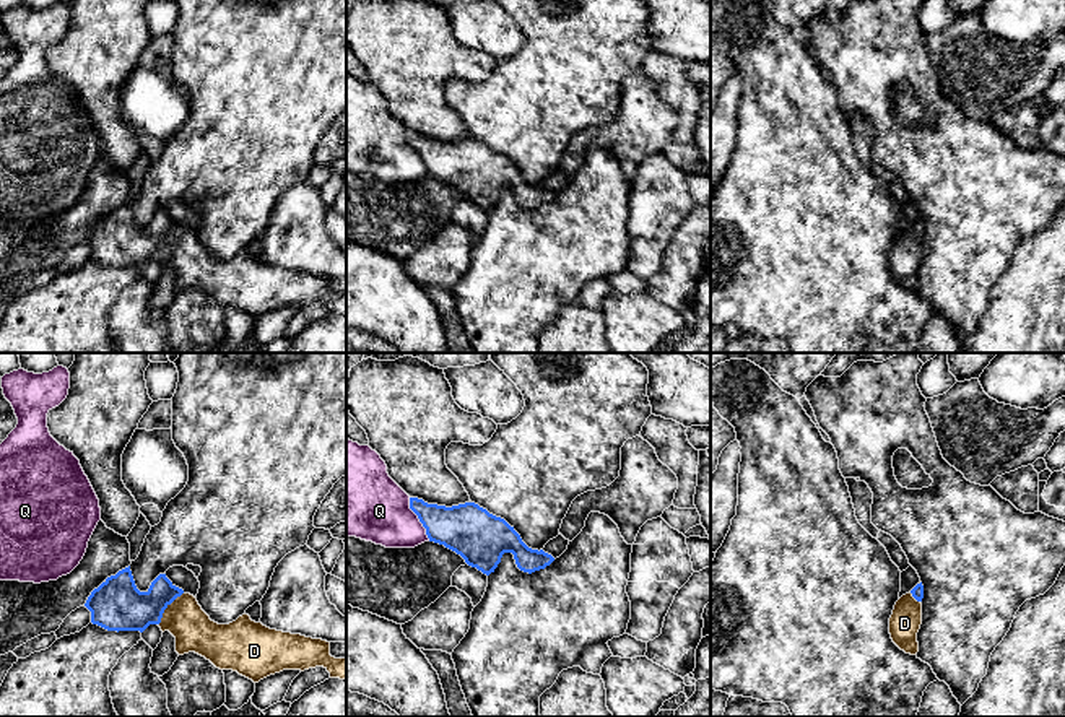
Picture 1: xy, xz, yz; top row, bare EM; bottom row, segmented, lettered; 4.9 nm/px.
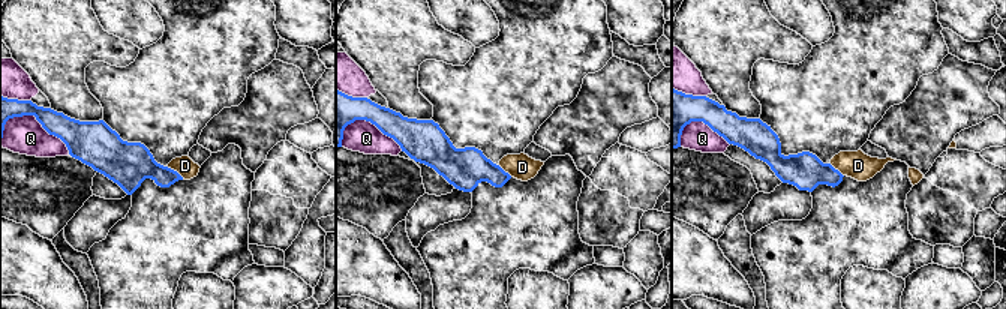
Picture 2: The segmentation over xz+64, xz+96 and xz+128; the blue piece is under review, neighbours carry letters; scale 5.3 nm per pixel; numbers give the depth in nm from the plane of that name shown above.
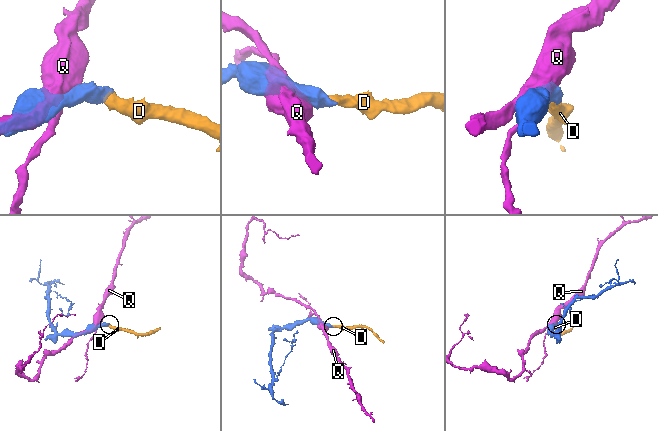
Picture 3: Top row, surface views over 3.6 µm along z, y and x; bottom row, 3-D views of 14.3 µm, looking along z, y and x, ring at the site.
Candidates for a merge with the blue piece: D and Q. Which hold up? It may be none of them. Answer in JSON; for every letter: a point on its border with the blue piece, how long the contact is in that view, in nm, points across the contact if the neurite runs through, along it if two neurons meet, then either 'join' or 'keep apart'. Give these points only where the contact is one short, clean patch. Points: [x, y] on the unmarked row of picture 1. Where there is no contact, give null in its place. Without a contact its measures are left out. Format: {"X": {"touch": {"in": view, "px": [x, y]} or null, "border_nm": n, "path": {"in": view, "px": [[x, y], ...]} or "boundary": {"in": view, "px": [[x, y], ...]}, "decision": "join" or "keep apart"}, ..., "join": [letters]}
{"D": {"touch": {"in": "xy", "px": [166, 243]}, "border_nm": 200, "path": {"in": "xy", "px": [[117, 241], [166, 243], [194, 267]]}, "decision": "join"}, "Q": {"touch": {"in": "xz", "px": [418, 153]}, "border_nm": 240, "decision": "keep apart"}, "join": ["D"]}

